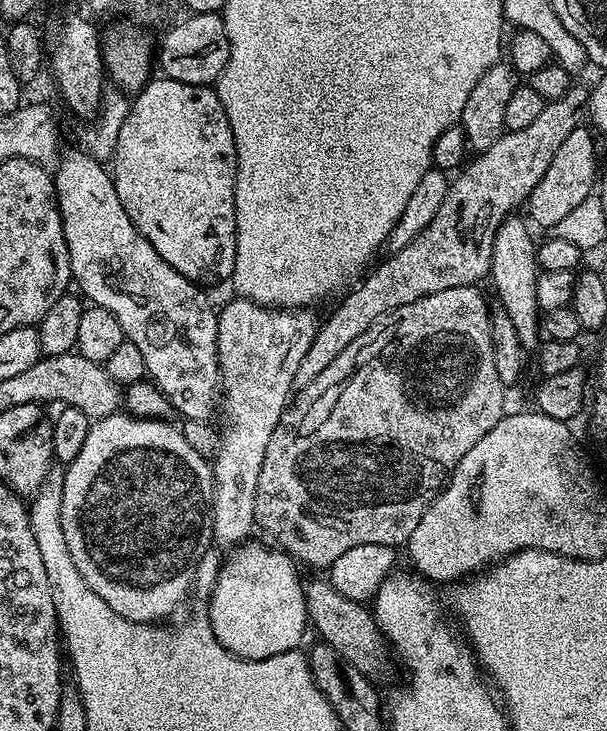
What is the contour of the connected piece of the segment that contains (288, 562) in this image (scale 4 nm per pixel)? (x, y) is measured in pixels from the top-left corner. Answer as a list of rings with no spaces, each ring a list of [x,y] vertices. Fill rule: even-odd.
[[[249,543],[238,548],[230,555],[230,562],[220,568],[216,576],[216,585],[212,588],[212,597],[208,600],[206,623],[212,627],[213,634],[222,642],[227,652],[241,656],[243,660],[261,660],[274,658],[274,654],[295,652],[304,640],[304,631],[309,631],[308,607],[304,597],[305,581],[296,573],[297,561],[287,552],[275,547],[263,548],[260,544]]]

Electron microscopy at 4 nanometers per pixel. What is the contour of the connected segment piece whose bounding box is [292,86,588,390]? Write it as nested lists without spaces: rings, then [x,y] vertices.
[[[573,86],[568,89],[566,94],[562,94],[562,98],[547,101],[542,114],[538,114],[538,118],[534,118],[534,122],[530,122],[530,126],[513,132],[507,130],[501,132],[495,140],[489,143],[486,151],[469,159],[455,173],[454,179],[449,183],[446,199],[443,200],[438,214],[434,214],[430,226],[426,226],[426,230],[422,230],[422,234],[418,234],[418,238],[414,238],[414,242],[402,246],[402,250],[385,255],[385,260],[381,259],[359,281],[360,288],[353,287],[348,290],[353,290],[353,292],[345,291],[339,297],[339,299],[341,298],[340,305],[325,320],[323,317],[322,323],[316,329],[314,342],[310,342],[310,350],[306,350],[302,362],[298,362],[298,374],[294,374],[293,389],[299,390],[310,386],[310,382],[314,382],[314,378],[318,378],[318,374],[322,374],[322,370],[326,370],[326,366],[330,366],[330,362],[334,362],[334,358],[338,358],[338,354],[342,354],[342,350],[346,350],[346,346],[350,346],[350,342],[354,342],[354,338],[358,338],[358,334],[362,334],[373,322],[385,316],[386,313],[395,311],[398,306],[418,302],[418,298],[438,294],[438,290],[454,290],[454,286],[466,286],[467,284],[479,285],[481,283],[479,280],[483,276],[485,279],[492,271],[492,251],[498,226],[502,226],[505,218],[513,215],[519,209],[516,208],[519,204],[521,207],[527,201],[534,186],[538,186],[538,182],[542,182],[542,174],[546,174],[550,162],[554,162],[554,154],[558,154],[558,149],[562,147],[562,142],[566,142],[569,134],[574,134],[574,130],[585,123],[587,111],[588,88]]]

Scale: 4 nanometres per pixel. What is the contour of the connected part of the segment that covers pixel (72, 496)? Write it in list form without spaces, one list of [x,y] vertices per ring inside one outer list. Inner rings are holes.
[[[117,414],[108,416],[104,420],[95,421],[89,427],[86,434],[86,442],[82,442],[82,450],[78,450],[78,458],[74,458],[74,462],[70,462],[63,469],[64,485],[62,486],[62,506],[60,513],[62,514],[62,530],[66,533],[66,543],[70,546],[70,558],[74,558],[74,566],[78,566],[78,574],[82,574],[82,578],[86,578],[86,586],[90,586],[90,590],[94,590],[94,594],[98,594],[98,598],[102,598],[102,602],[106,602],[106,606],[110,606],[110,610],[114,610],[119,616],[125,620],[132,620],[135,624],[150,624],[153,622],[164,622],[167,616],[172,616],[180,608],[180,603],[188,596],[188,591],[192,588],[192,579],[196,576],[196,567],[200,564],[200,555],[208,548],[208,543],[213,543],[212,535],[212,466],[211,463],[175,428],[172,424],[167,424],[167,419],[146,420],[143,416],[133,416],[131,414]]]

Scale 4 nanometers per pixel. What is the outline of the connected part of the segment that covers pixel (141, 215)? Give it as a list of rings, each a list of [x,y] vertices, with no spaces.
[[[149,79],[131,97],[126,122],[118,130],[116,154],[110,164],[118,198],[130,214],[130,222],[178,274],[201,286],[227,281],[236,257],[236,147],[226,110],[211,87],[156,79]]]

